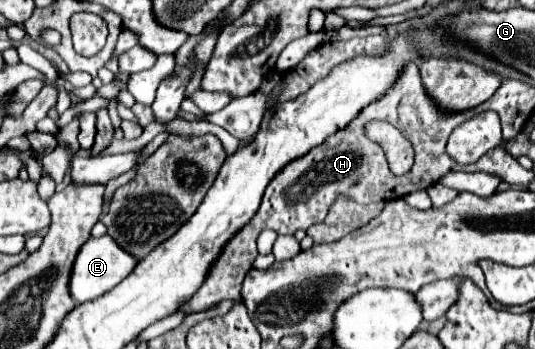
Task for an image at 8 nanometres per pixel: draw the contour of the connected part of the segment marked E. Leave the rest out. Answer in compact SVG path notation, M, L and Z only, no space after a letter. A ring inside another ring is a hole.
M103 235L97 239L91 237L81 247L81 251L77 255L77 265L73 265L73 275L71 275L71 283L69 283L69 291L71 291L73 299L77 303L85 303L85 301L93 301L93 299L105 295L135 269L137 261L139 259L135 255L121 249L115 239L109 239L109 235Z

